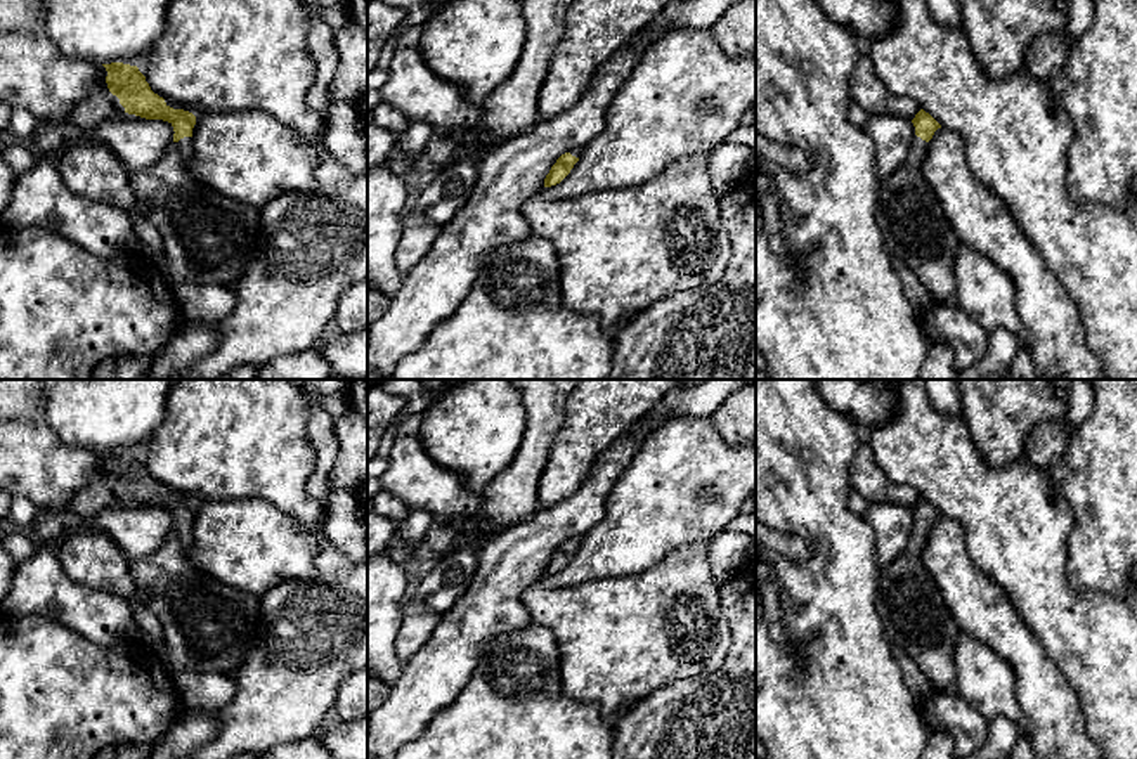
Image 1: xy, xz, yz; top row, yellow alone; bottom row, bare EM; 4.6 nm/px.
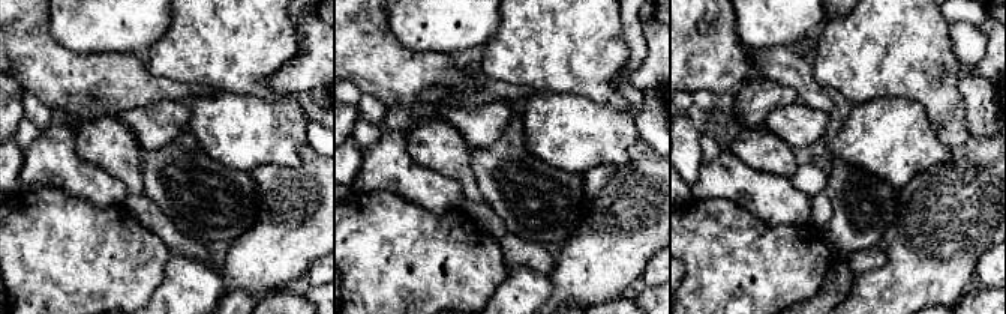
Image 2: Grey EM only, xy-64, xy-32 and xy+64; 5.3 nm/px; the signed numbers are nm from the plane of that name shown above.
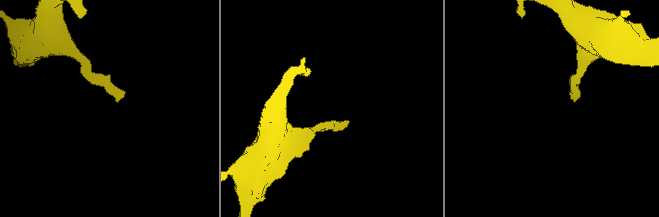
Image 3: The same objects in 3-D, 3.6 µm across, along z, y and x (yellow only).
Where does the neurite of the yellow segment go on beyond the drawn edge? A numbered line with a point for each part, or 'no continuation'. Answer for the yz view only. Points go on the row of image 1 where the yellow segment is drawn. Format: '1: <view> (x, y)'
1: yz (914, 227)

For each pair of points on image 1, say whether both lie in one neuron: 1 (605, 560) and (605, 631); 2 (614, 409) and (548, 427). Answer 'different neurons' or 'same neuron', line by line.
1: different neurons
2: different neurons

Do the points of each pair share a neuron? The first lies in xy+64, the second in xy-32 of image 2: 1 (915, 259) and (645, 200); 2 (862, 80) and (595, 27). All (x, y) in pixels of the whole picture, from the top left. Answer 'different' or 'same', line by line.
1: same
2: same

